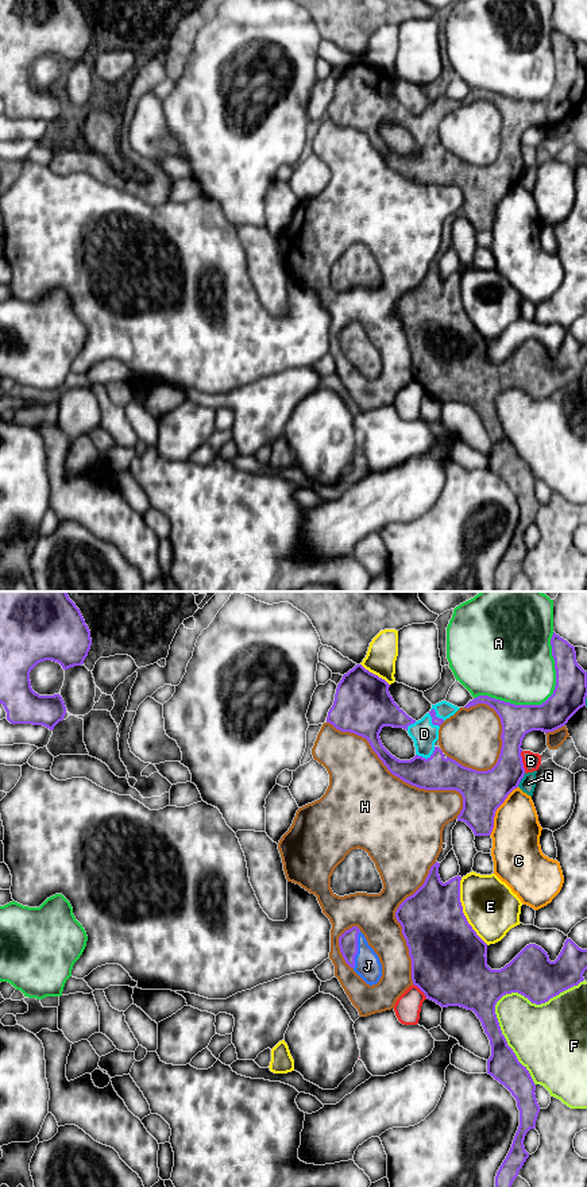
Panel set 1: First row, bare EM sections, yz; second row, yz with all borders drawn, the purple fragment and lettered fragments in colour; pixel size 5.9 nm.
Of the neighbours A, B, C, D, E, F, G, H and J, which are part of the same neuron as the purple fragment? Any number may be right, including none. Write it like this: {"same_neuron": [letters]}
{"same_neuron": ["D", "J"]}

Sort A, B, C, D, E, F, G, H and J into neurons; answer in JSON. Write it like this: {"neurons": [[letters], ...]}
{"neurons": [["A"], ["B"], ["C"], ["D", "J"], ["E"], ["F"], ["G"], ["H"]]}

